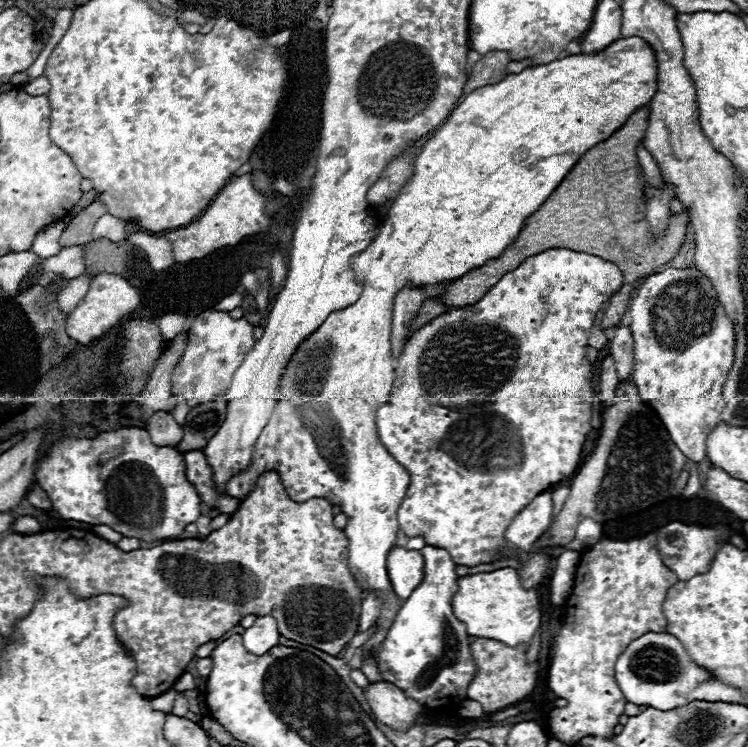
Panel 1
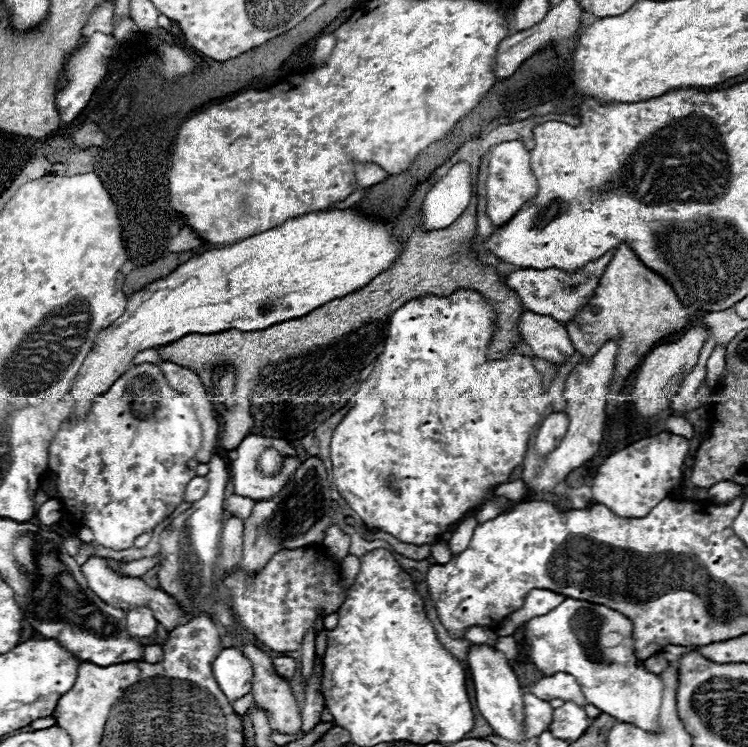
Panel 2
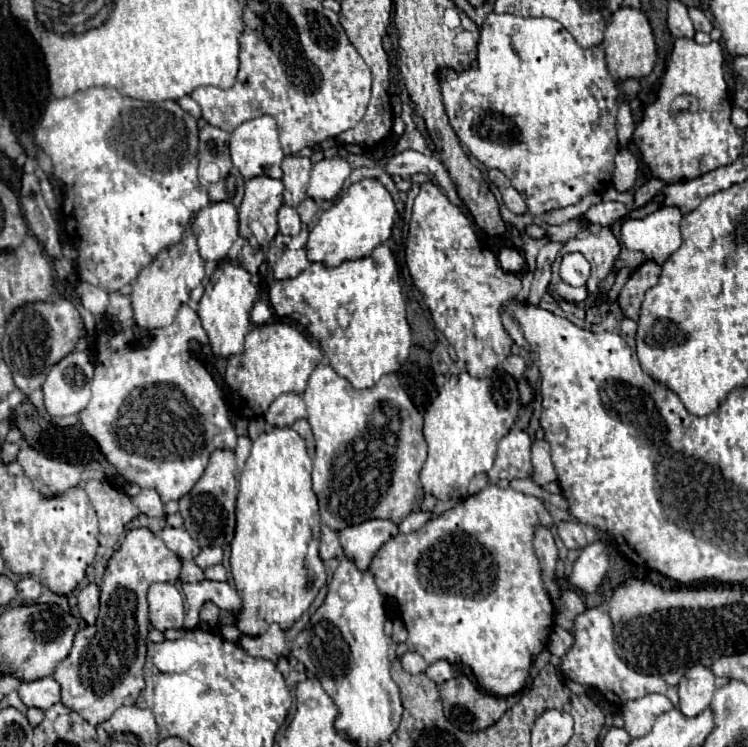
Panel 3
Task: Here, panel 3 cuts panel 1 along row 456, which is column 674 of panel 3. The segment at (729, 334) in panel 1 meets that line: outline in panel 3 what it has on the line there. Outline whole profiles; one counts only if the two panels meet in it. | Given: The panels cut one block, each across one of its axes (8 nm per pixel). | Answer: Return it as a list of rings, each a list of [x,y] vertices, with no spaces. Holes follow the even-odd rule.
[[[594,606],[594,608],[586,608],[584,612],[580,612],[574,618],[574,628],[570,630],[574,644],[572,648],[562,656],[560,662],[560,670],[562,674],[572,680],[578,682],[582,686],[594,686],[600,692],[604,692],[610,700],[610,704],[614,702],[616,706],[628,702],[628,700],[636,700],[642,698],[644,694],[650,692],[660,692],[664,696],[668,696],[672,700],[672,704],[678,704],[678,690],[668,686],[662,678],[658,676],[644,676],[638,674],[634,670],[630,670],[616,654],[614,650],[614,634],[612,634],[612,618],[608,616],[604,606]]]

